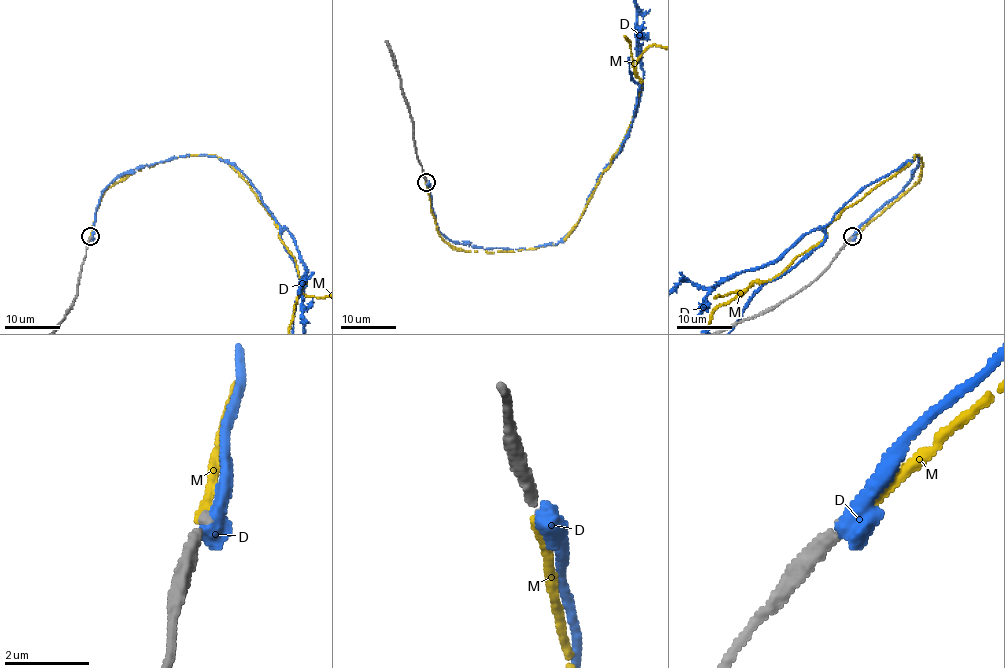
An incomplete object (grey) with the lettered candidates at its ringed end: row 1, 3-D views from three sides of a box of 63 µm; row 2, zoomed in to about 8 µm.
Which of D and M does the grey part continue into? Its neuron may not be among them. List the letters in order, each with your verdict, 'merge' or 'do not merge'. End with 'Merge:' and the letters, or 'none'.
D: do not merge
M: merge
Merge: M

